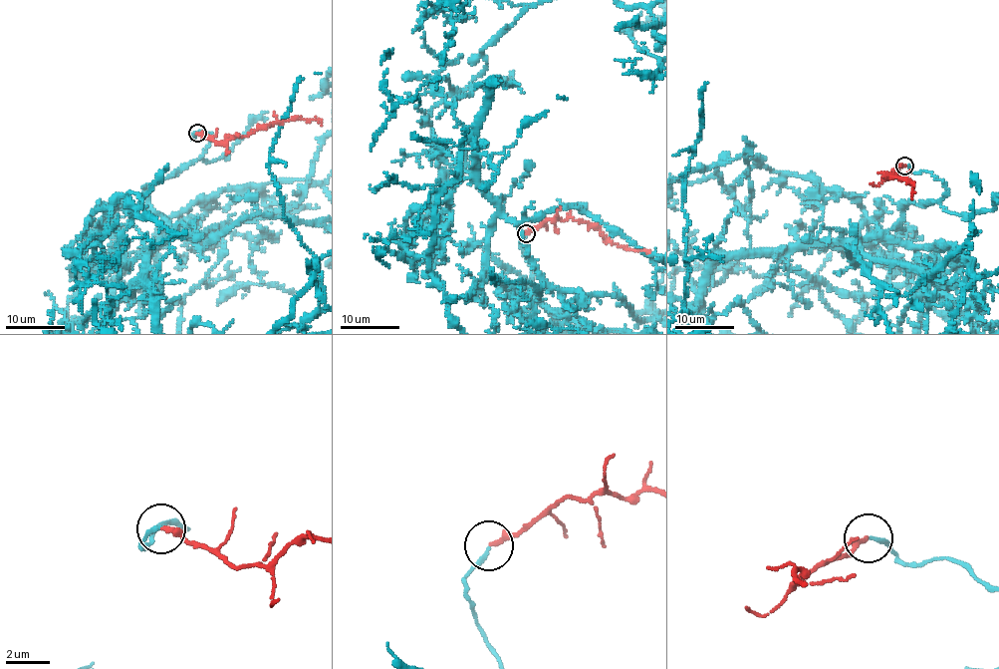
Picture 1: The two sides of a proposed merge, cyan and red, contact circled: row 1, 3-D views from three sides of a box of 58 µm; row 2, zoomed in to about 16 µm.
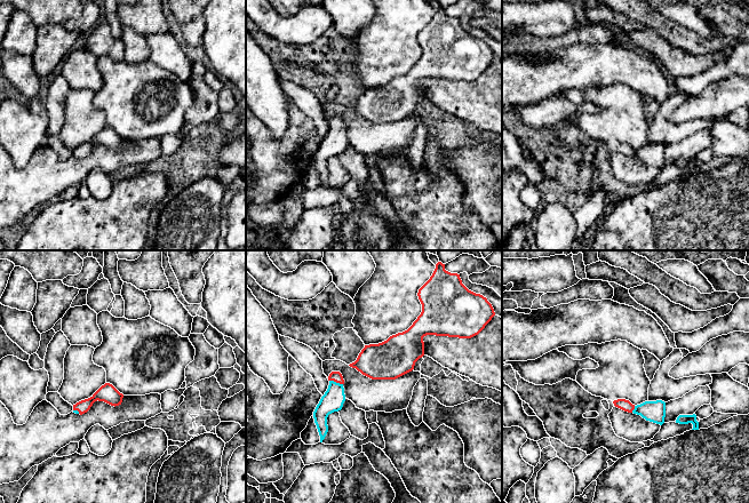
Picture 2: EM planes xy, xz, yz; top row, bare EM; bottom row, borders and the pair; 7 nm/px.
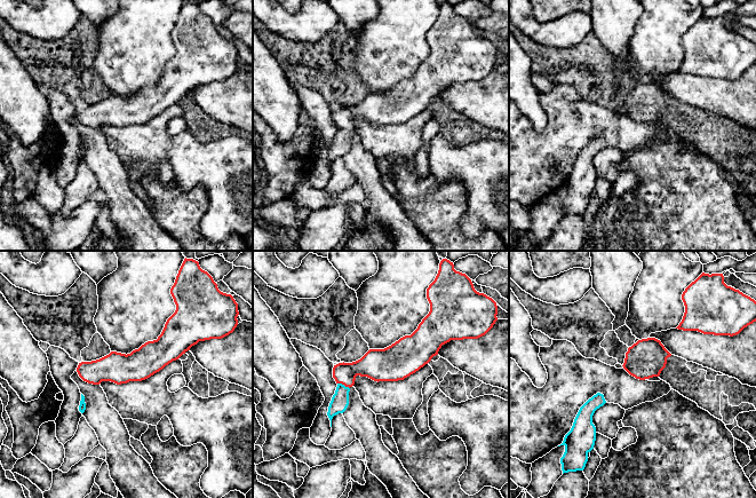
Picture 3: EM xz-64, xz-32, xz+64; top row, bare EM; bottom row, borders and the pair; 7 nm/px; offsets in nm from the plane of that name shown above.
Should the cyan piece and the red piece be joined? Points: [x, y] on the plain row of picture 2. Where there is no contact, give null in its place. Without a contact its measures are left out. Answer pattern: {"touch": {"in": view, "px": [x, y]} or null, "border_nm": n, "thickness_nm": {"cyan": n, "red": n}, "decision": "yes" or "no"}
{"touch": {"in": "xz", "px": [336, 127]}, "border_nm": 100, "thickness_nm": {"cyan": 150, "red": 80}, "decision": "yes"}

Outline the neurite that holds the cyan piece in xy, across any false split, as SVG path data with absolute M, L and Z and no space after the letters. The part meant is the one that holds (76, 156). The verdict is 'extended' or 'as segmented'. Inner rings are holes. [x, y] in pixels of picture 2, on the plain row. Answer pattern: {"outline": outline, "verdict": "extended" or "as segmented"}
{"outline": "M105 127L90 142L81 144L73 149L73 157L87 157L95 145L104 145L111 150L119 150L122 146L123 138L120 137L112 128Z", "verdict": "extended"}

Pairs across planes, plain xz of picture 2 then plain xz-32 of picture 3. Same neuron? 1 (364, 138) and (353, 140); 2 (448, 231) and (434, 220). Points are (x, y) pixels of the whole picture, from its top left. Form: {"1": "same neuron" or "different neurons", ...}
{"1": "different neurons", "2": "same neuron"}

